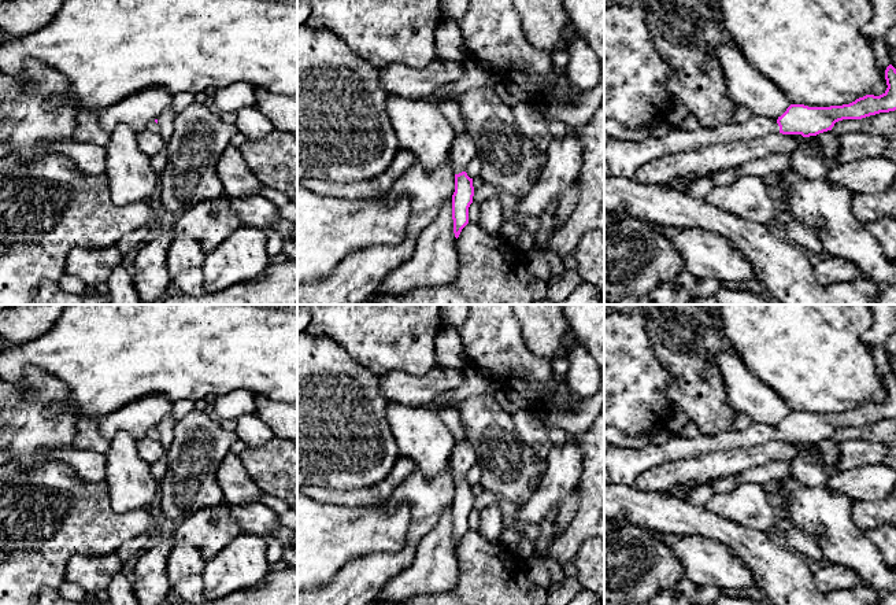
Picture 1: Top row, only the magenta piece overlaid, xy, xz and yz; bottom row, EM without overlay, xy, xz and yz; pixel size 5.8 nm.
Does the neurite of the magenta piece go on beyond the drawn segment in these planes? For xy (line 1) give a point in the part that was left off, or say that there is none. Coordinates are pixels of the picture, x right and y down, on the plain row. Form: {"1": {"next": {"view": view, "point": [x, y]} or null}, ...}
{"1": {"next": {"view": "xy", "point": [152, 432]}}}

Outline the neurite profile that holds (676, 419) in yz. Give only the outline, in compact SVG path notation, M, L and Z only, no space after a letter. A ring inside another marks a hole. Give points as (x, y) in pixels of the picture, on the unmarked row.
M671 405L663 424L670 434L678 434L688 424L688 421L689 418L686 413L681 407Z

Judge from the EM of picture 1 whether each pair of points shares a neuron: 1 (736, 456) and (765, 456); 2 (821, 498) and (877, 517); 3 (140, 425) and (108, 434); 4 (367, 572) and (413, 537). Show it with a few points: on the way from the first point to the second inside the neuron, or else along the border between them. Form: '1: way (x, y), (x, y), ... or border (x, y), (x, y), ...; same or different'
1: way (743, 456), (758, 456); same
2: border (851, 501), (851, 519), (863, 531); different
3: way (132, 425), (117, 425); same
4: way (381, 567), (395, 563), (407, 550); same

